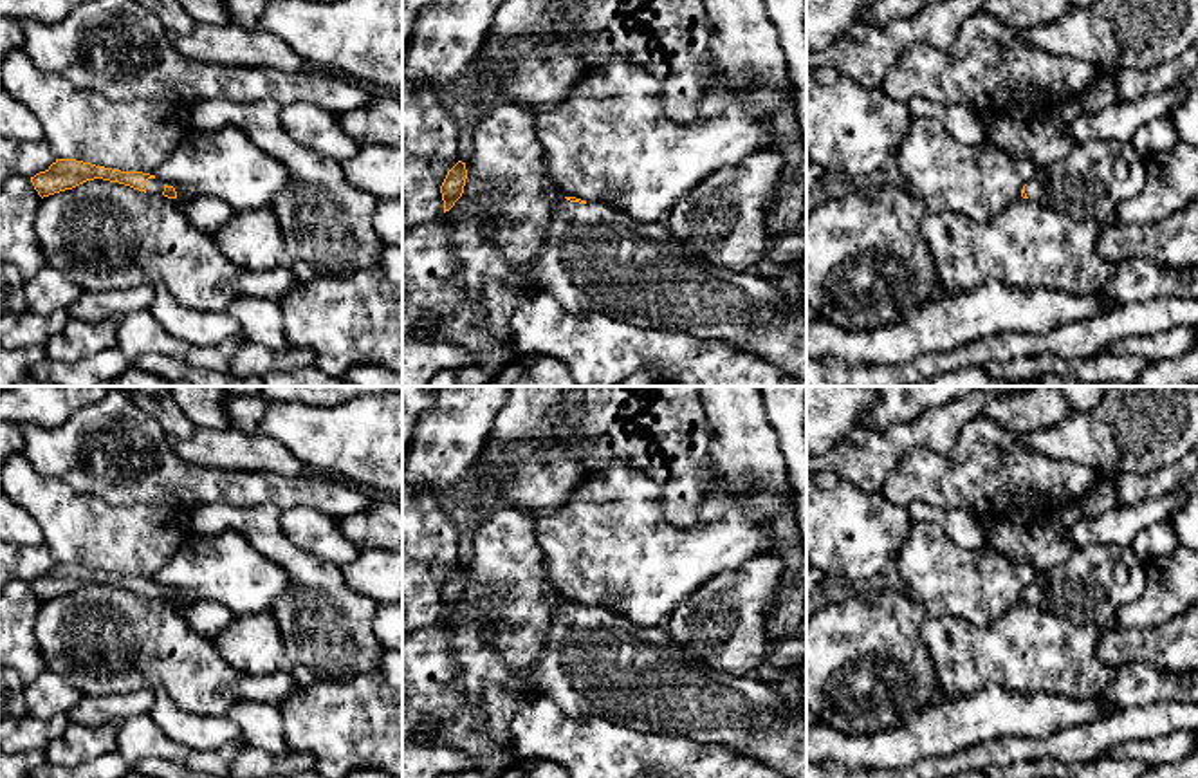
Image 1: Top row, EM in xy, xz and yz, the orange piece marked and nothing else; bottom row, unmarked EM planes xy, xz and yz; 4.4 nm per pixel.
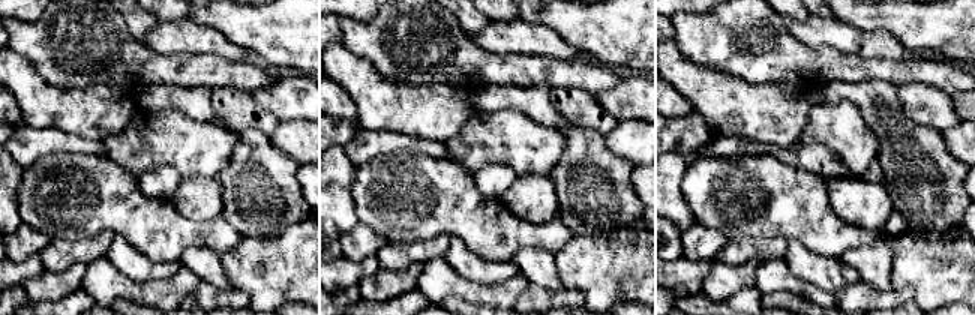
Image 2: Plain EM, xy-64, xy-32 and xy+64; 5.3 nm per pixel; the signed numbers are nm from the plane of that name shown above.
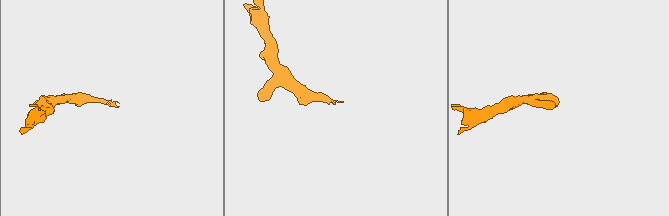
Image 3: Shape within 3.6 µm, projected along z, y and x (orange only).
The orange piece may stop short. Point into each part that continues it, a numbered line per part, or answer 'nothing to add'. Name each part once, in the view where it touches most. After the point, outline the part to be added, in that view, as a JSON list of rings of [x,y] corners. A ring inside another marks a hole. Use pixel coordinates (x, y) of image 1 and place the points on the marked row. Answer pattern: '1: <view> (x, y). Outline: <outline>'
1: xz (596, 259). Outline: [[[554,200],[547,242],[525,271],[536,291],[554,296],[572,312],[601,312],[613,320],[653,330],[677,330],[696,338],[725,341],[740,350],[778,365],[788,377],[806,386],[806,310],[801,303],[783,301],[770,282],[751,271],[733,273],[709,264],[677,240],[668,226],[630,220],[617,208],[603,202]]]

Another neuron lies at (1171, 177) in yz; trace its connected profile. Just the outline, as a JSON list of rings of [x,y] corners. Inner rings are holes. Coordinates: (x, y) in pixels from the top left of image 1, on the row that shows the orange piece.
[[[1185,143],[1144,159],[1146,182],[1138,195],[1119,202],[1124,224],[1158,224],[1198,199],[1198,150]]]

